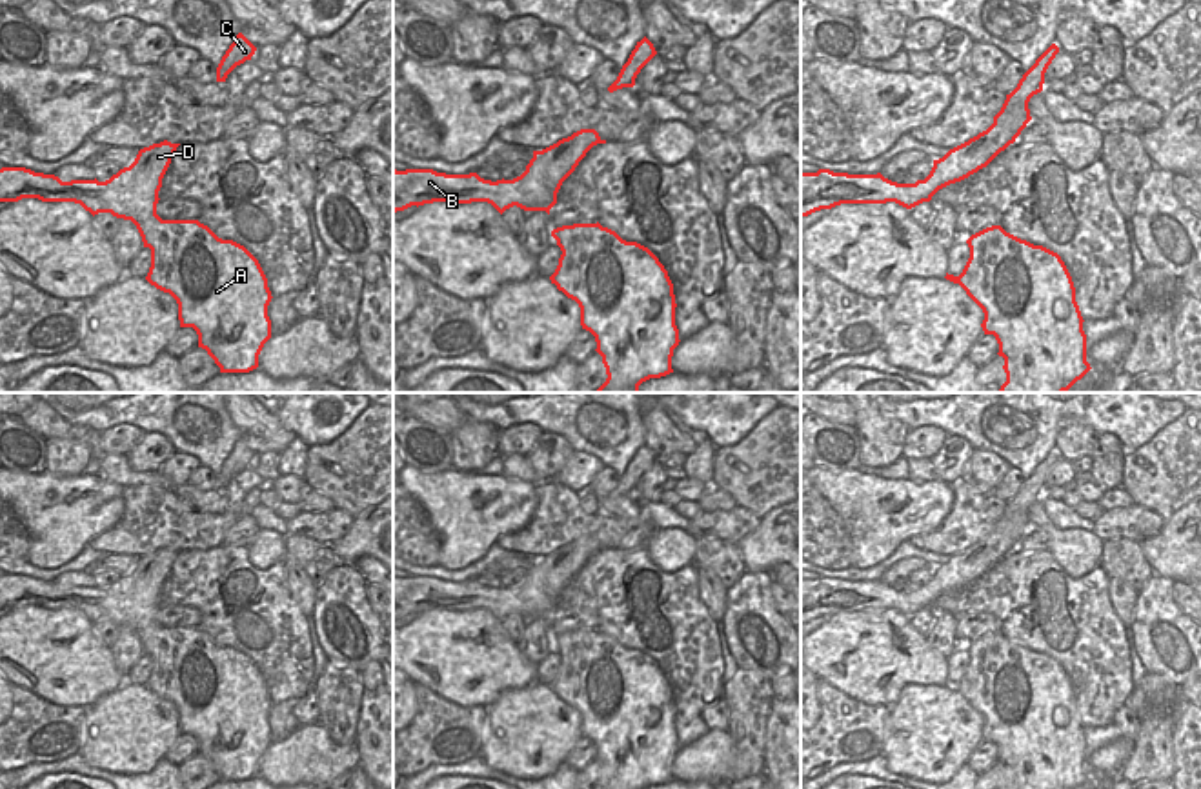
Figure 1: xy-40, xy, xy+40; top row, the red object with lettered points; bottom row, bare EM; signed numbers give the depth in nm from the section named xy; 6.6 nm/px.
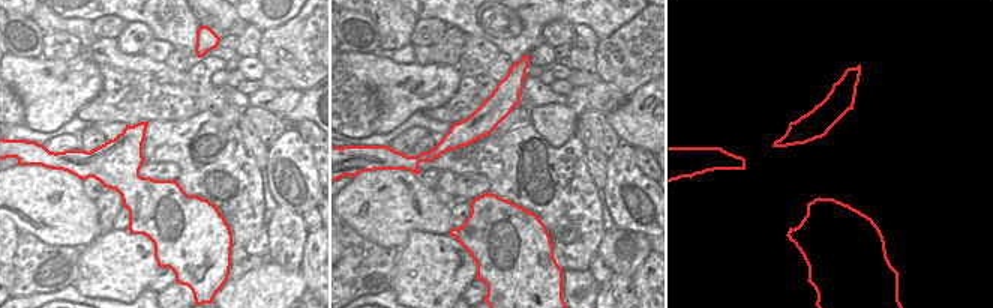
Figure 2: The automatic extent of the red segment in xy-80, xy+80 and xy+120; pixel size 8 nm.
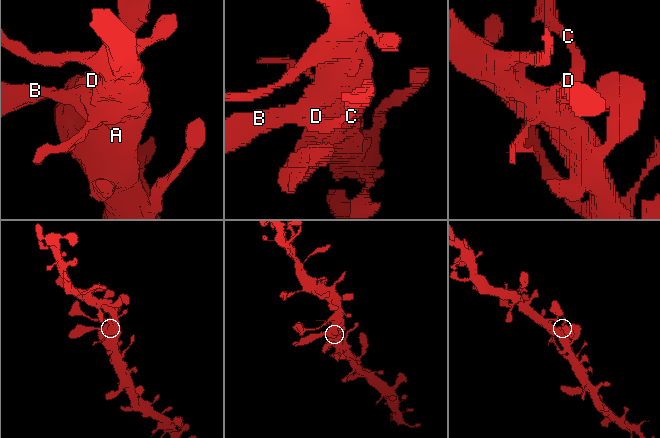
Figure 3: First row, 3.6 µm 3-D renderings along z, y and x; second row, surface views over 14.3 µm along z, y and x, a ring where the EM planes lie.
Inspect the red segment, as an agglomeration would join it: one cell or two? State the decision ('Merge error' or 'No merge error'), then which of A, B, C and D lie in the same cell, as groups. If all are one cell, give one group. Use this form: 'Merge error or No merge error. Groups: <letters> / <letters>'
No merge error. Groups: A B C D

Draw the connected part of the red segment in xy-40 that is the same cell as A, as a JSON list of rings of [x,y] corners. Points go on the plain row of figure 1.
[[[167,547],[138,558],[129,574],[120,576],[106,589],[71,587],[62,589],[55,582],[35,580],[25,574],[0,576],[0,609],[38,605],[42,609],[75,609],[93,624],[111,620],[131,627],[151,656],[151,674],[146,687],[169,700],[178,711],[180,734],[193,734],[198,754],[220,774],[220,780],[249,780],[258,774],[258,762],[271,745],[267,713],[271,698],[258,667],[240,651],[218,645],[198,627],[162,627],[156,622],[158,598],[171,565],[180,551]]]

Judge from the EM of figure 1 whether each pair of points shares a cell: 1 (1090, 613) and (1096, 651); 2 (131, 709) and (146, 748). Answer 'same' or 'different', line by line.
1: same
2: same

